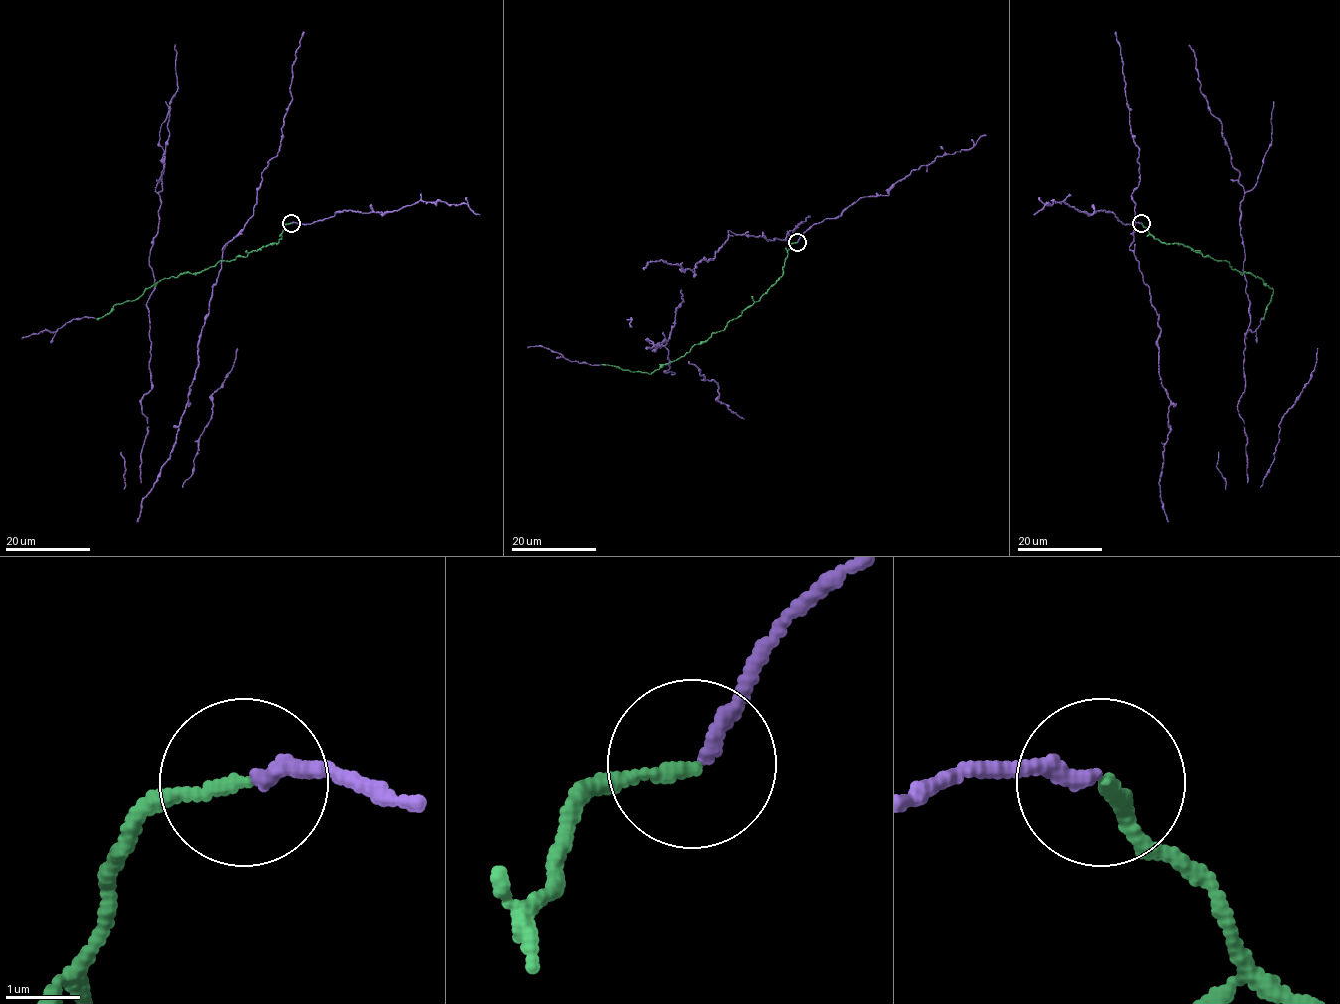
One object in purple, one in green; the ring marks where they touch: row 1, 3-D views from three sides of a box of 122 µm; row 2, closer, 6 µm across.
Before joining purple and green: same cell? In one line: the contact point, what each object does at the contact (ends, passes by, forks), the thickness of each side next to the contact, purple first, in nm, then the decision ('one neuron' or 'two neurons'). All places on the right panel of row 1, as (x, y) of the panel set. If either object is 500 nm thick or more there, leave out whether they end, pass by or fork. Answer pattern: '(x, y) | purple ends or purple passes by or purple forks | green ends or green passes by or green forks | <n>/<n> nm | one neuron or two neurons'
(1141, 223) | purple ends | green ends | 200/170 nm | one neuron

